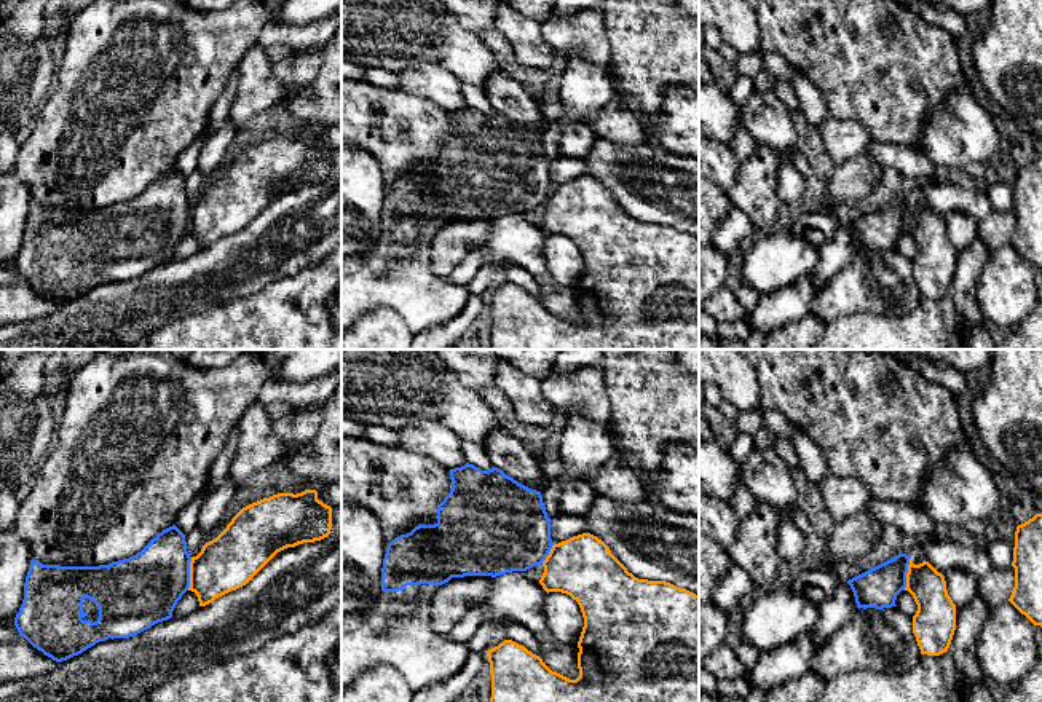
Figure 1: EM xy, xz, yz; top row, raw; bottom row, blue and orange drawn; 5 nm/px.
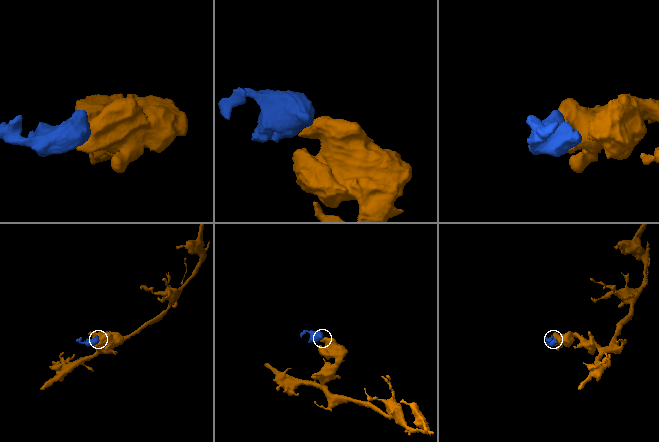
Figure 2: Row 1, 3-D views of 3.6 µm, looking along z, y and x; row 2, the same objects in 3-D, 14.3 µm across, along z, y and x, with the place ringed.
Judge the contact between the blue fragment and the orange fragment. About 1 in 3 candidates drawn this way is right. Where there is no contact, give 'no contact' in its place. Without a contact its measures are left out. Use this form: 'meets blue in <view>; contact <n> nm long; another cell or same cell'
meets blue in xy; contact 170 nm long; another cell

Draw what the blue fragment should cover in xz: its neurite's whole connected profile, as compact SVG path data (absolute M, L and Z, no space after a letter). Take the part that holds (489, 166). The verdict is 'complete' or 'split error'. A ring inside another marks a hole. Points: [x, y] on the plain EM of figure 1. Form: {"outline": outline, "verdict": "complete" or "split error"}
{"outline": "M469 105L450 112L450 121L452 132L439 147L437 164L418 168L388 187L381 211L381 235L367 254L341 257L341 332L378 306L396 311L413 333L455 319L464 310L471 294L468 286L452 284L432 271L431 244L436 231L452 220L496 220L512 214L527 214L541 207L549 198L554 188L551 182L552 163L547 160L541 134L519 126L498 110L482 113Z", "verdict": "split error"}

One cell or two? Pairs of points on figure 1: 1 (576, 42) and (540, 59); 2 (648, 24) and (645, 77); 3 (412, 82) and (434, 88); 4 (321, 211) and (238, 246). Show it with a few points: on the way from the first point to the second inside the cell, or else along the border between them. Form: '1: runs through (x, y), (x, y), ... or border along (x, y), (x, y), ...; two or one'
1: border along (540, 23), (543, 37), (556, 50); two
2: runs through (648, 37), (647, 64); one
3: runs through (417, 82), (430, 83); one
4: runs through (300, 227), (278, 243), (259, 243); one

